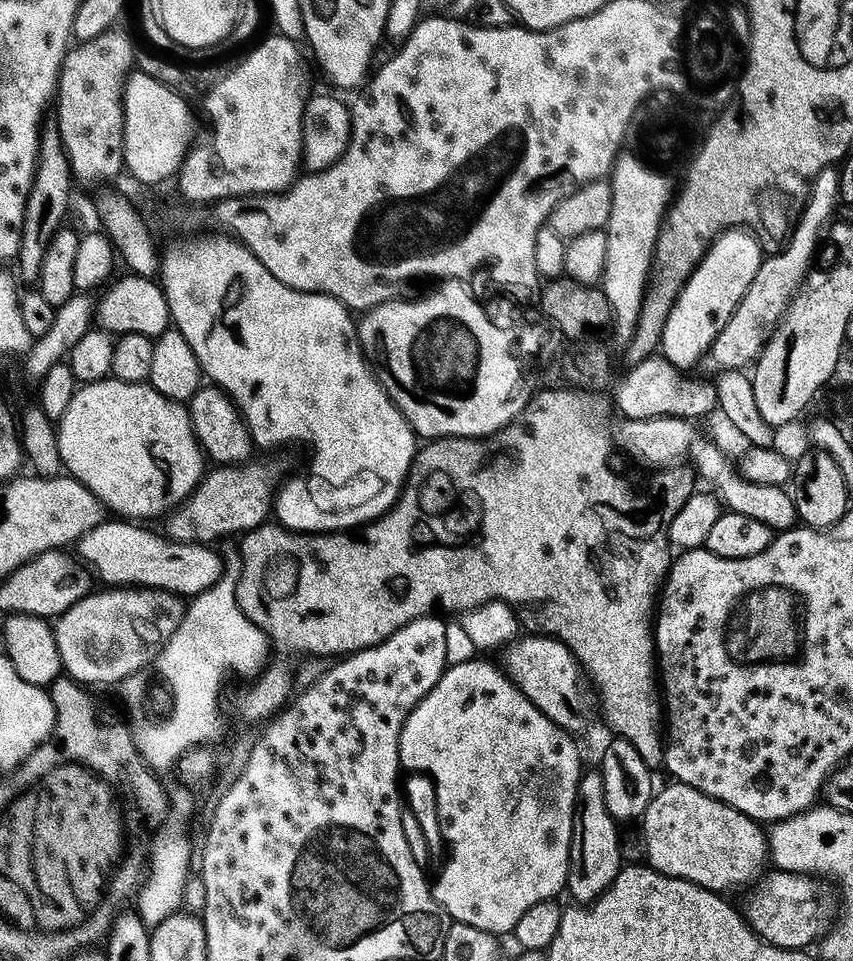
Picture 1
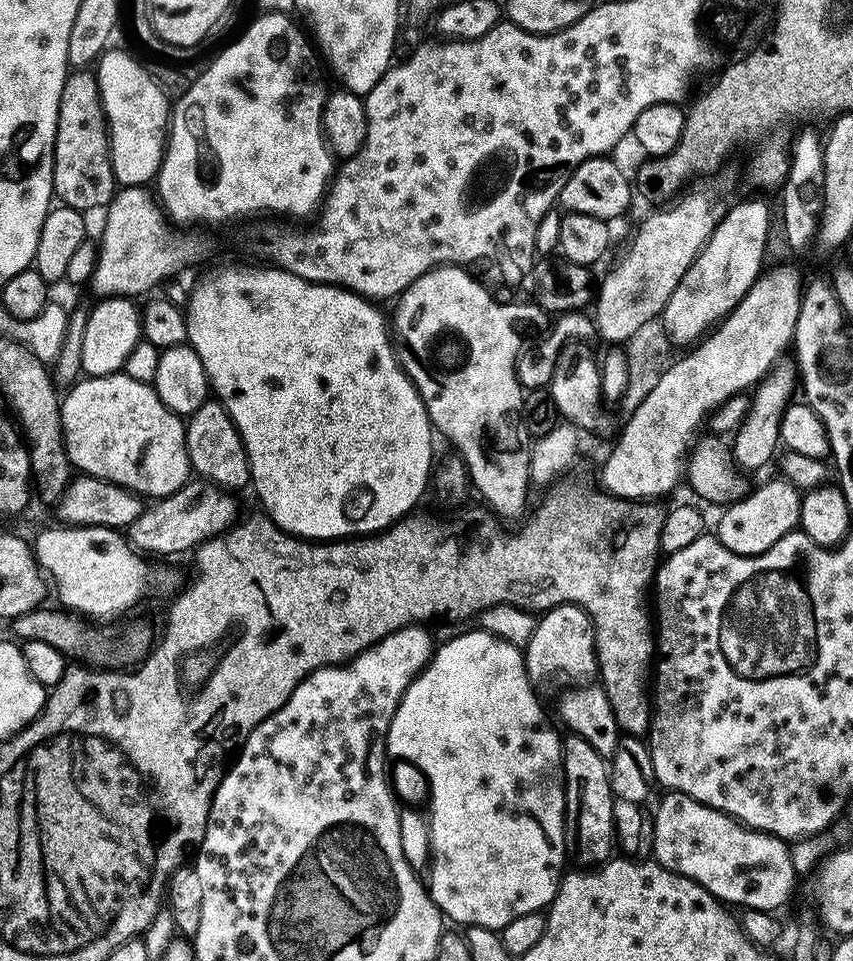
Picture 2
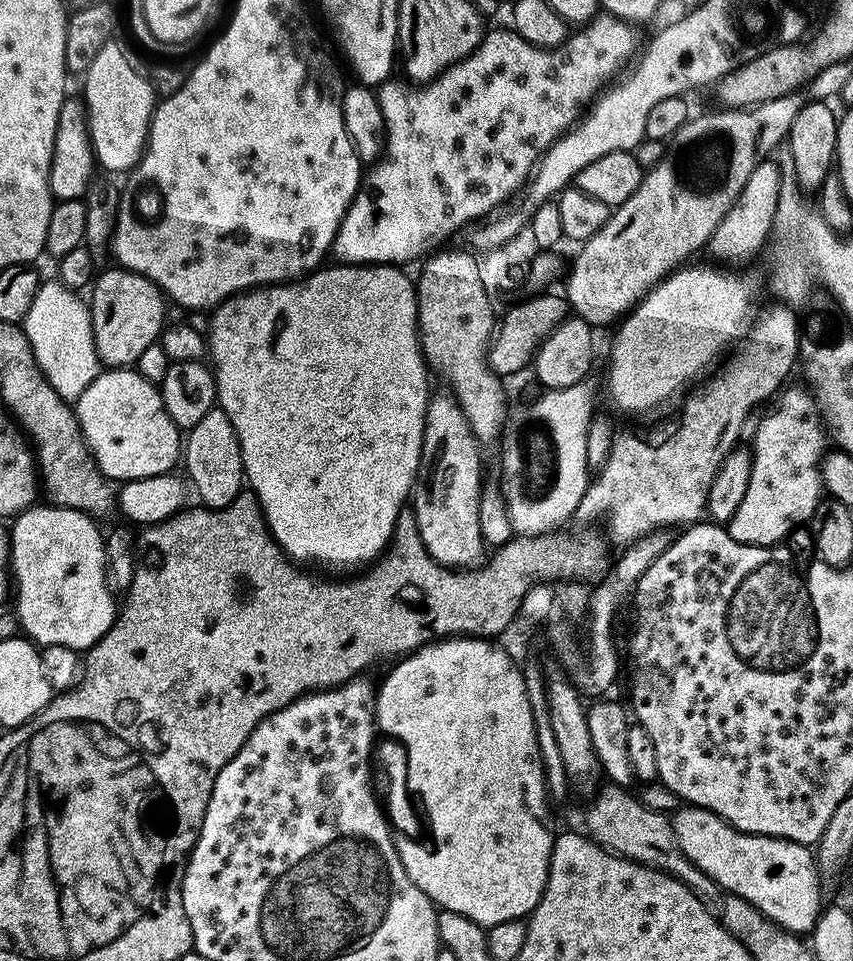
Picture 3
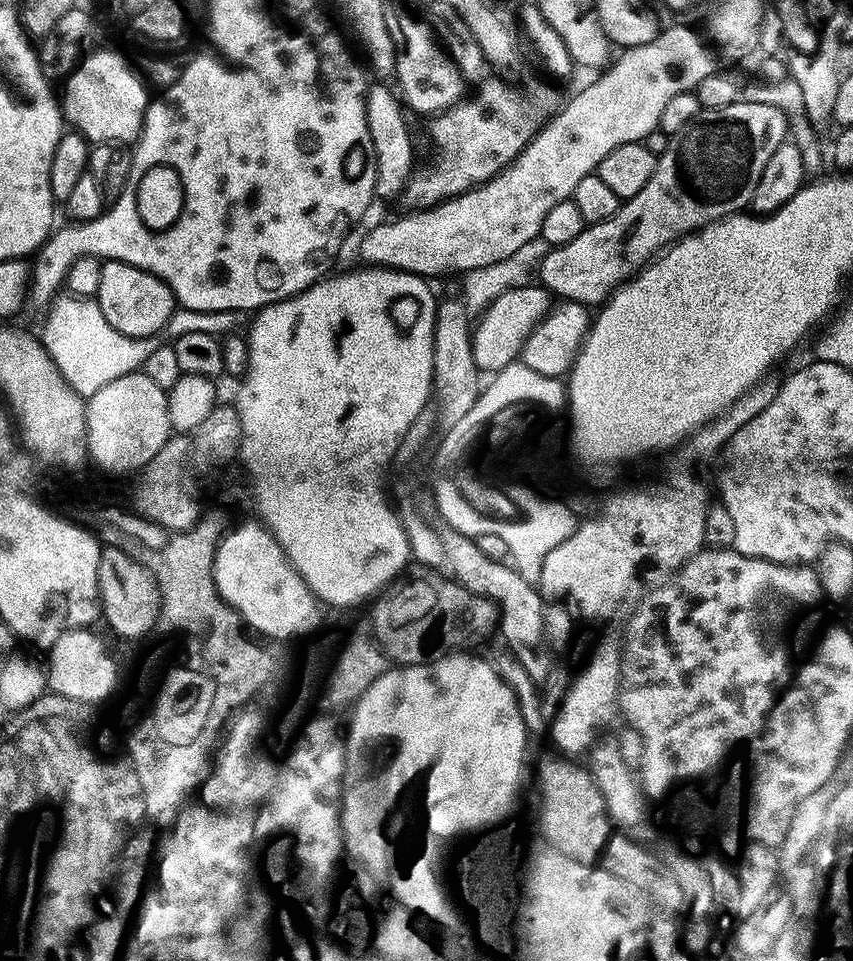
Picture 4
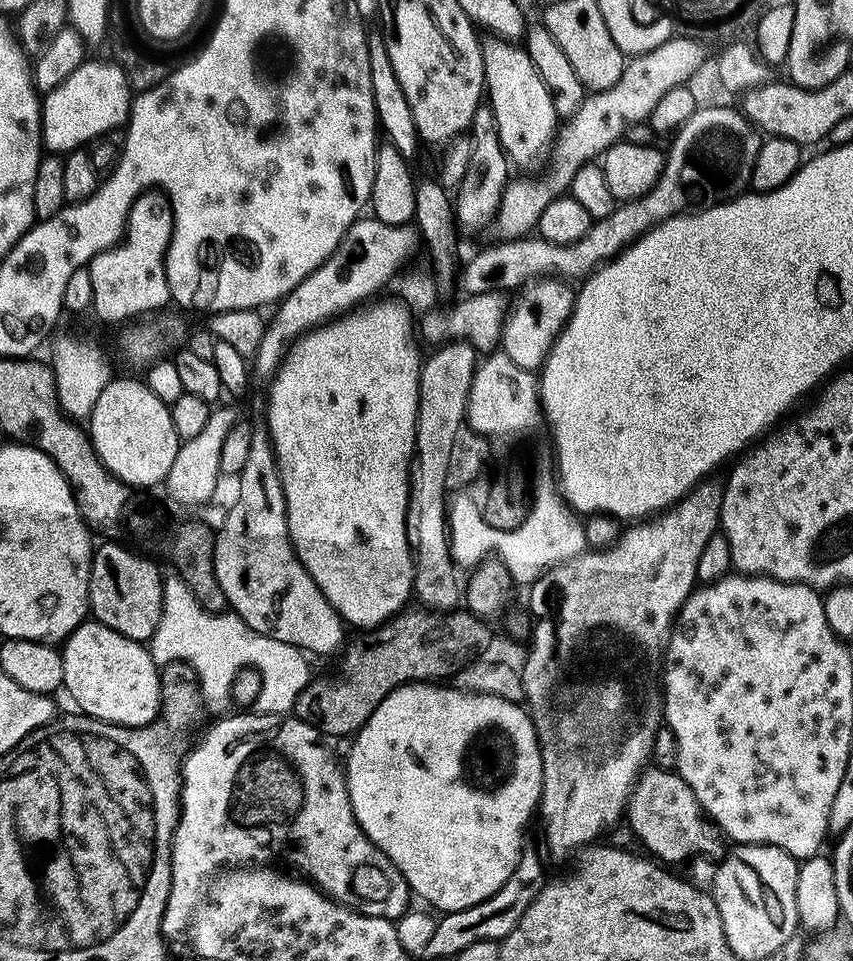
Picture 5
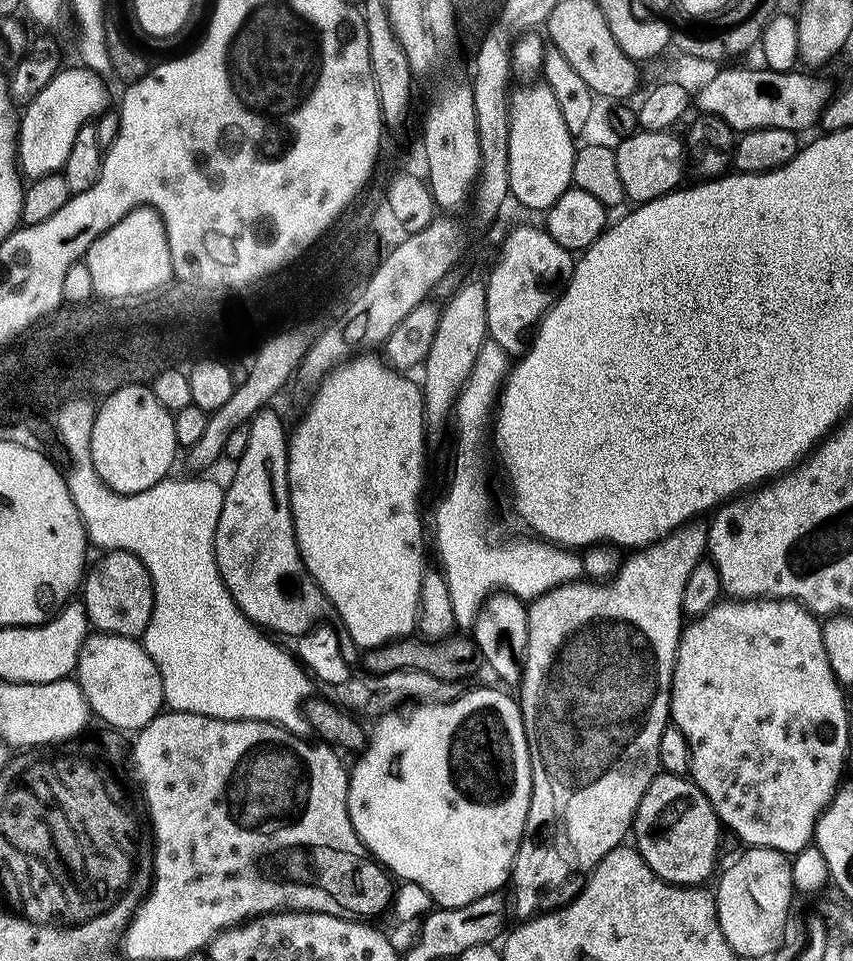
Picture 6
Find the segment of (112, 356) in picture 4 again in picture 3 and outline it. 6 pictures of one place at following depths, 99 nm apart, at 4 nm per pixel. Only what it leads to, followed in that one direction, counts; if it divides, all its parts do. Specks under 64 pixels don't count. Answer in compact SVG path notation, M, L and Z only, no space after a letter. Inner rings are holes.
M52 278L52 281L43 285L42 291L36 295L26 318L22 321L22 327L30 346L34 350L34 358L38 366L44 371L44 376L54 386L56 393L63 400L75 401L94 382L94 378L100 375L102 365L100 357L96 355L96 343L92 337L92 314L87 303L79 300L77 293L65 284L60 283L59 279Z

